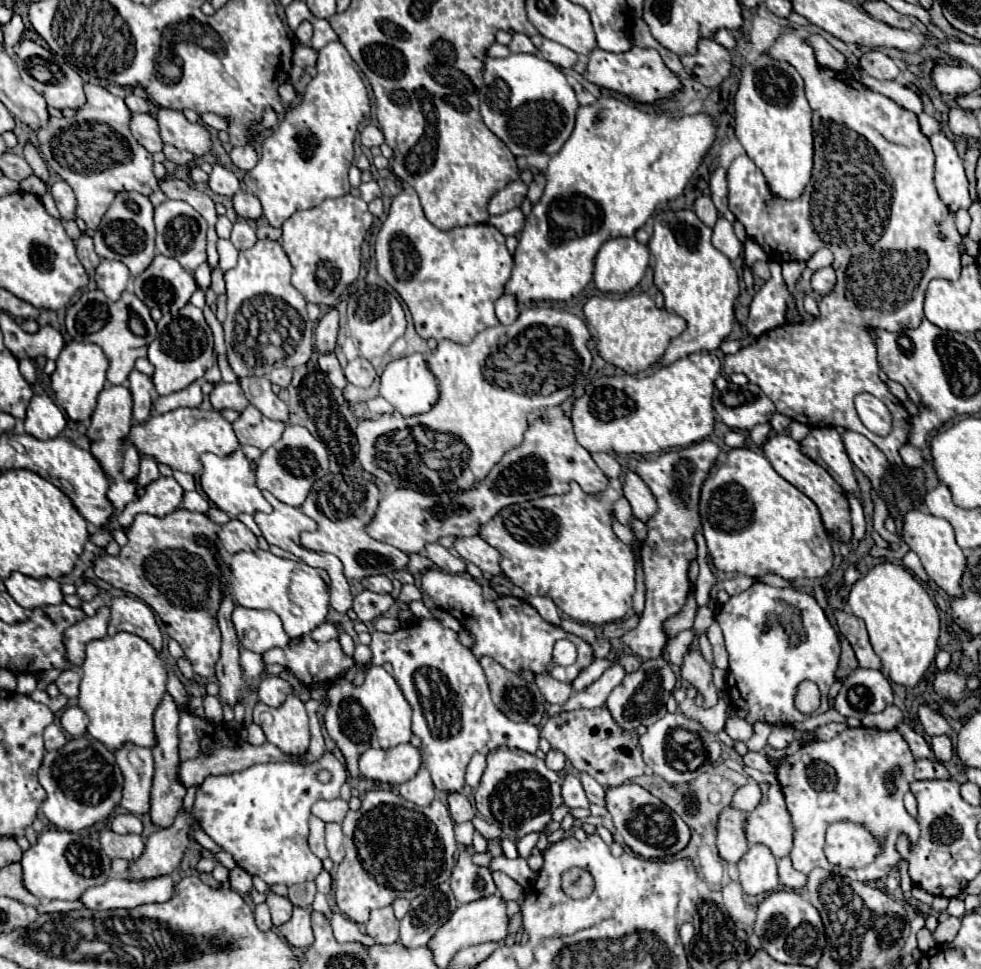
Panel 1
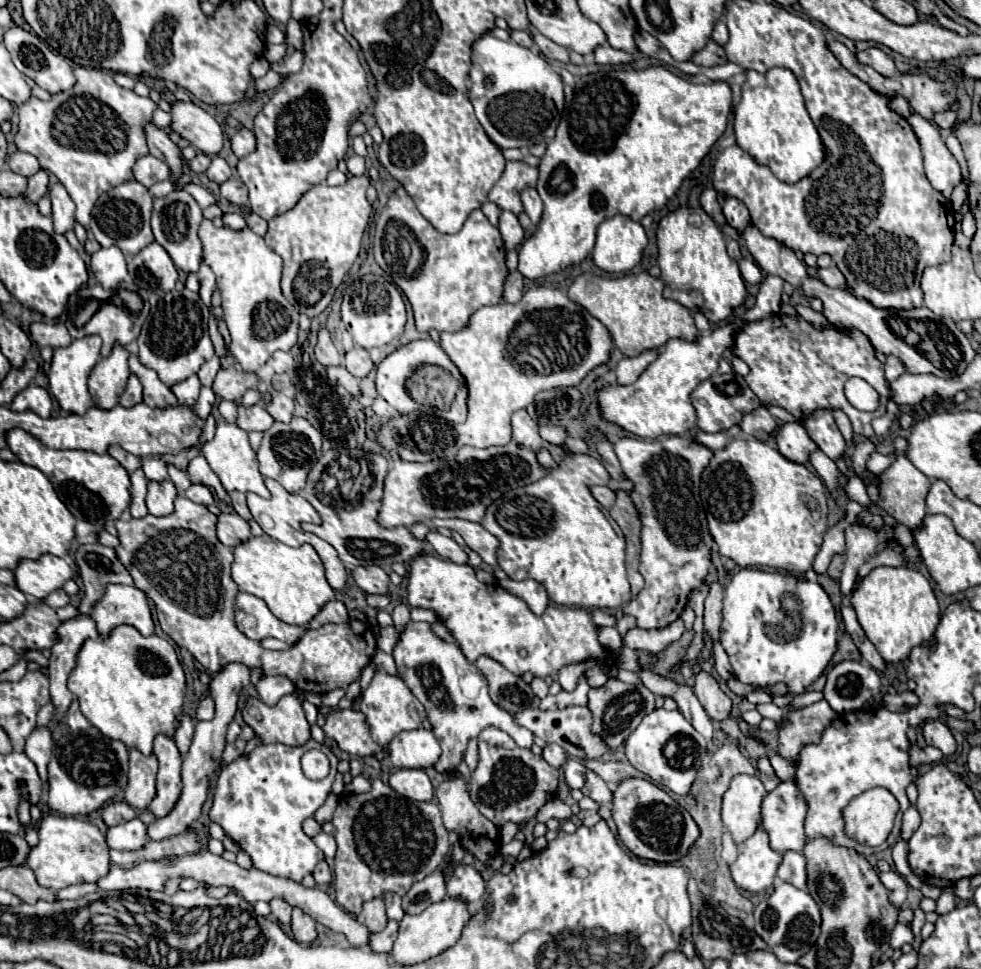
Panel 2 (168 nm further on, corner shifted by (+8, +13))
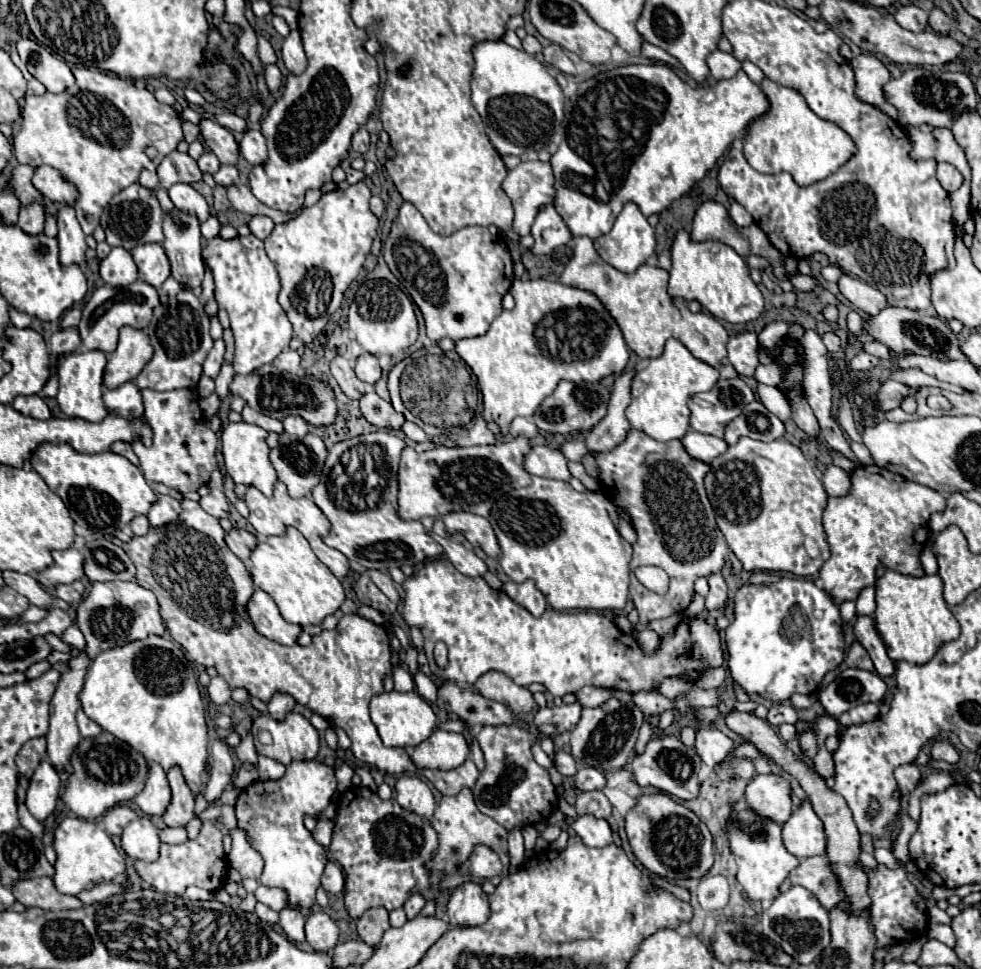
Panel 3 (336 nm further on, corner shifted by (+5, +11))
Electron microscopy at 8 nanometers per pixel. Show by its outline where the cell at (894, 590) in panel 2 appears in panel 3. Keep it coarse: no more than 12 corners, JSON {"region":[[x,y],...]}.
{"region":[[887,570],[875,628],[895,662],[959,636],[937,574]]}

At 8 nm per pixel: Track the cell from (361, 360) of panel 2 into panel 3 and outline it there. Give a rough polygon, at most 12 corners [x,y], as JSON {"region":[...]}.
{"region":[[363,352],[357,358],[355,374],[373,386],[381,378],[379,362]]}

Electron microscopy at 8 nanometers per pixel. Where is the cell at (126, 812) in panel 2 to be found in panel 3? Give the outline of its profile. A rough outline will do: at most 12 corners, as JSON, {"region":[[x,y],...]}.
{"region":[[113,806],[105,816],[105,832],[119,836],[137,818],[129,806]]}

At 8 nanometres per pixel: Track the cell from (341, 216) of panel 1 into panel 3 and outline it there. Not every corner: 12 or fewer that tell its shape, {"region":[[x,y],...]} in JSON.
{"region":[[365,182],[277,224],[279,304],[311,342],[377,236]]}

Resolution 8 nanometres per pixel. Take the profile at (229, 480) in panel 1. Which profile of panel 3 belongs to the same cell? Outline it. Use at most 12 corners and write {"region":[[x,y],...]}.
{"region":[[225,424],[221,452],[235,484],[273,496],[267,432]]}

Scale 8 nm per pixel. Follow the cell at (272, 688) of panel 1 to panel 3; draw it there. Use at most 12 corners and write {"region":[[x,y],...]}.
{"region":[[275,692],[267,702],[269,716],[281,720],[293,710],[295,698]]}

